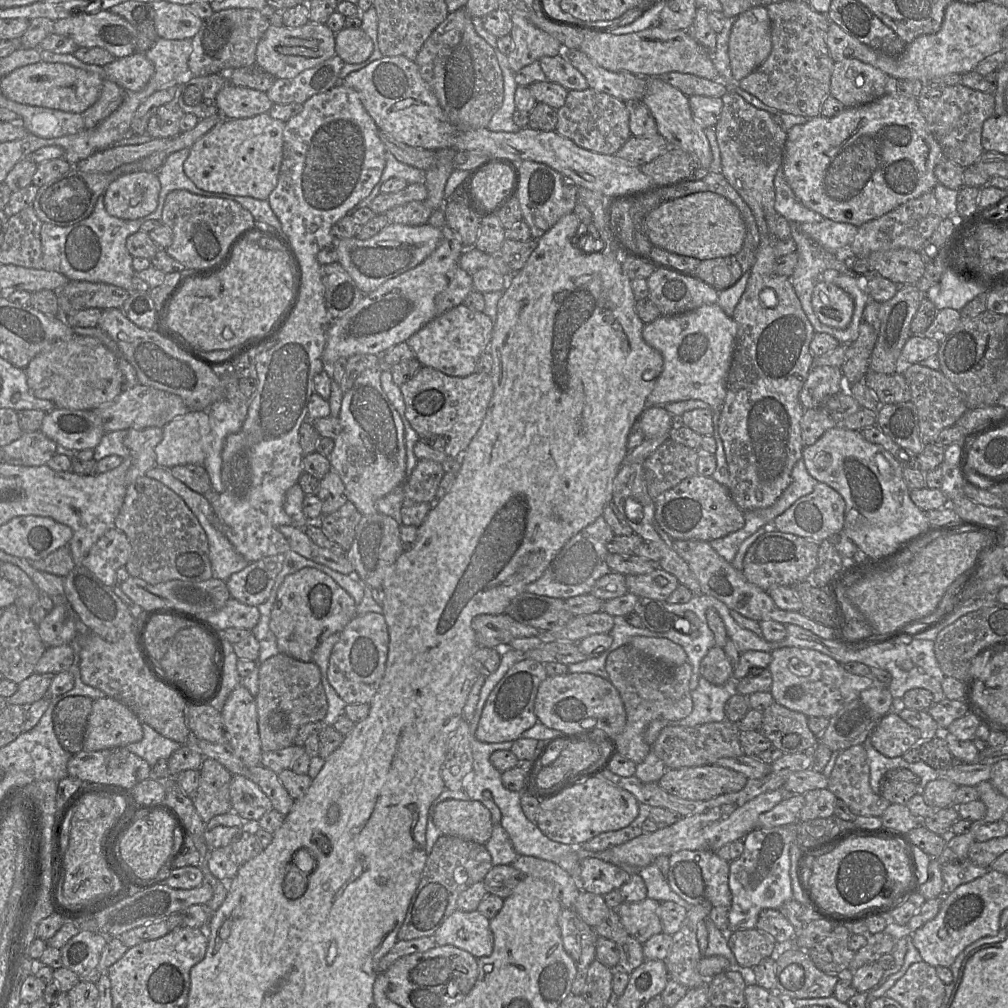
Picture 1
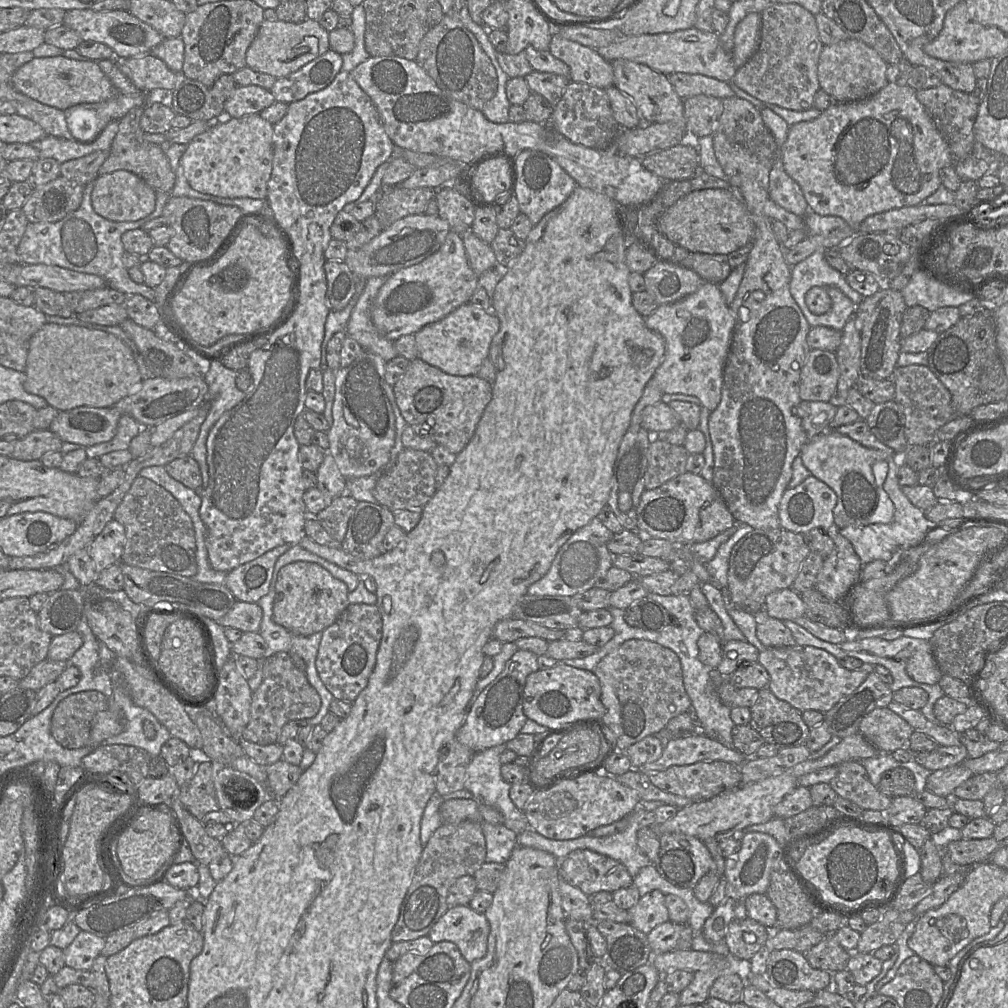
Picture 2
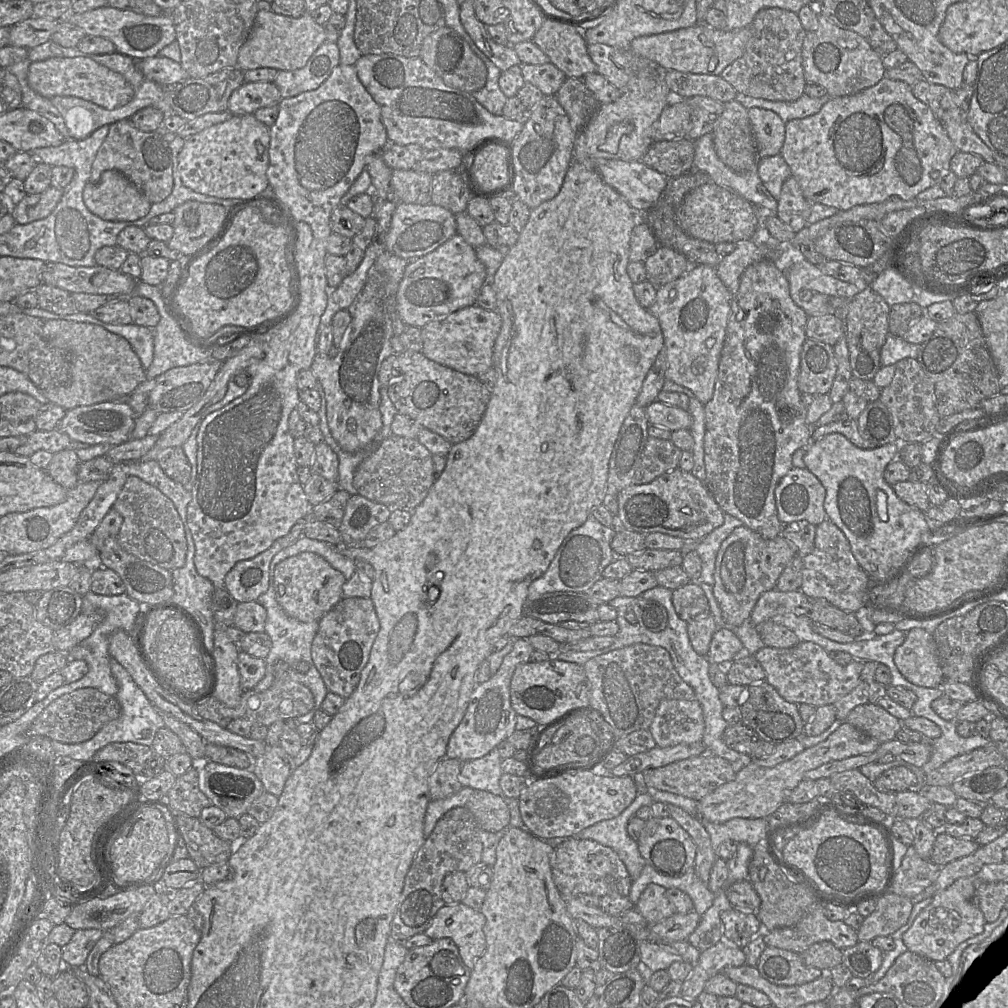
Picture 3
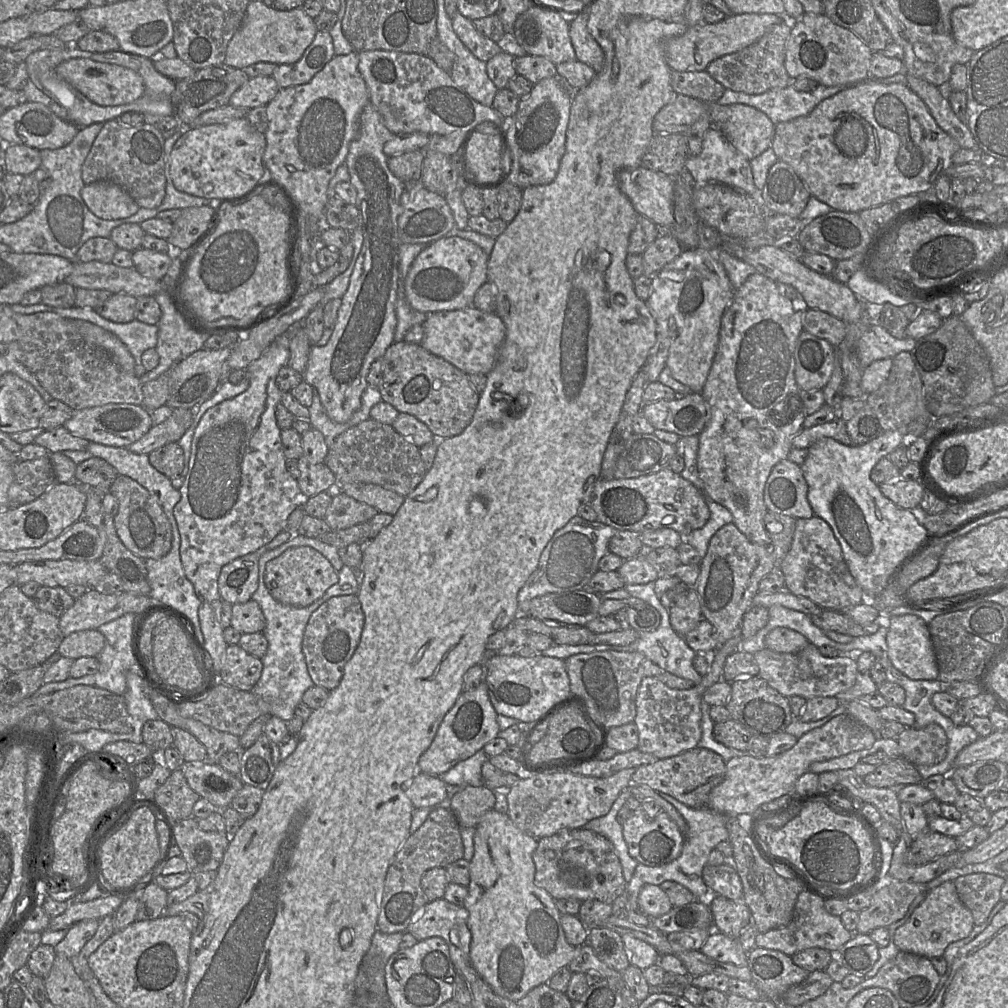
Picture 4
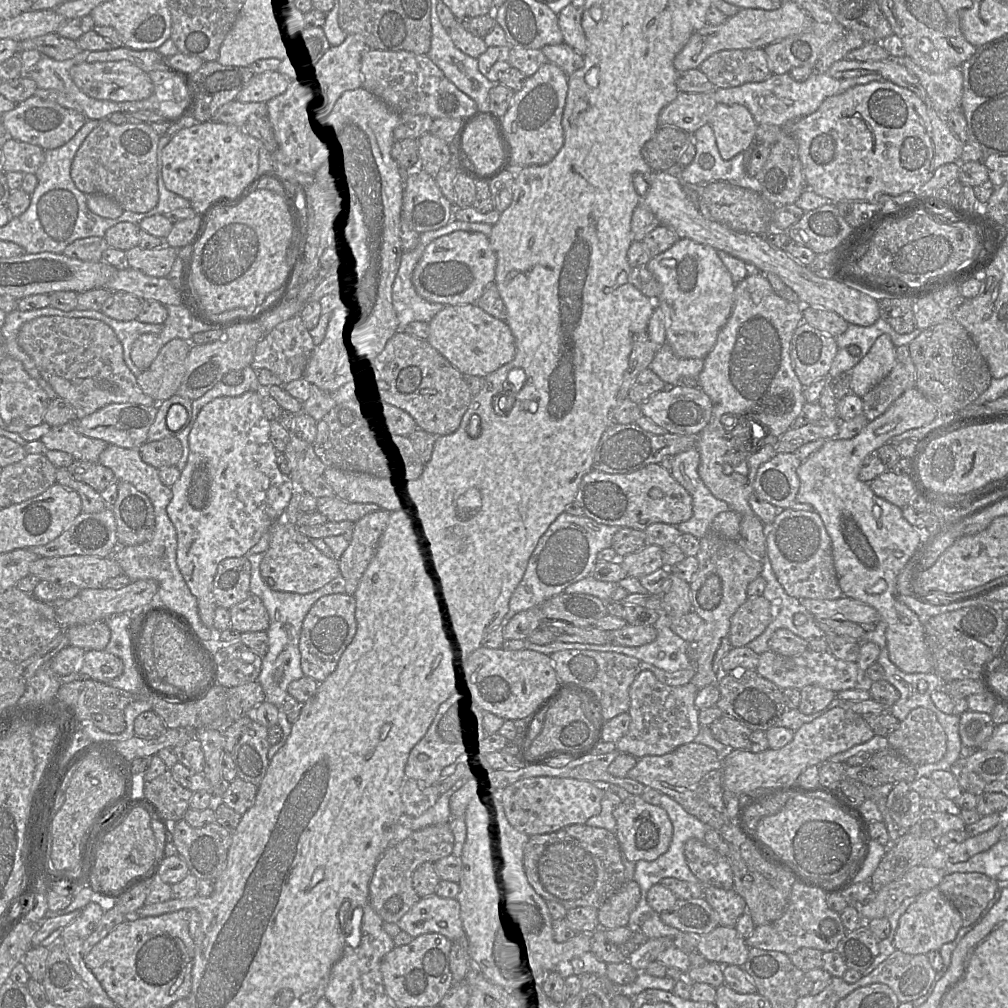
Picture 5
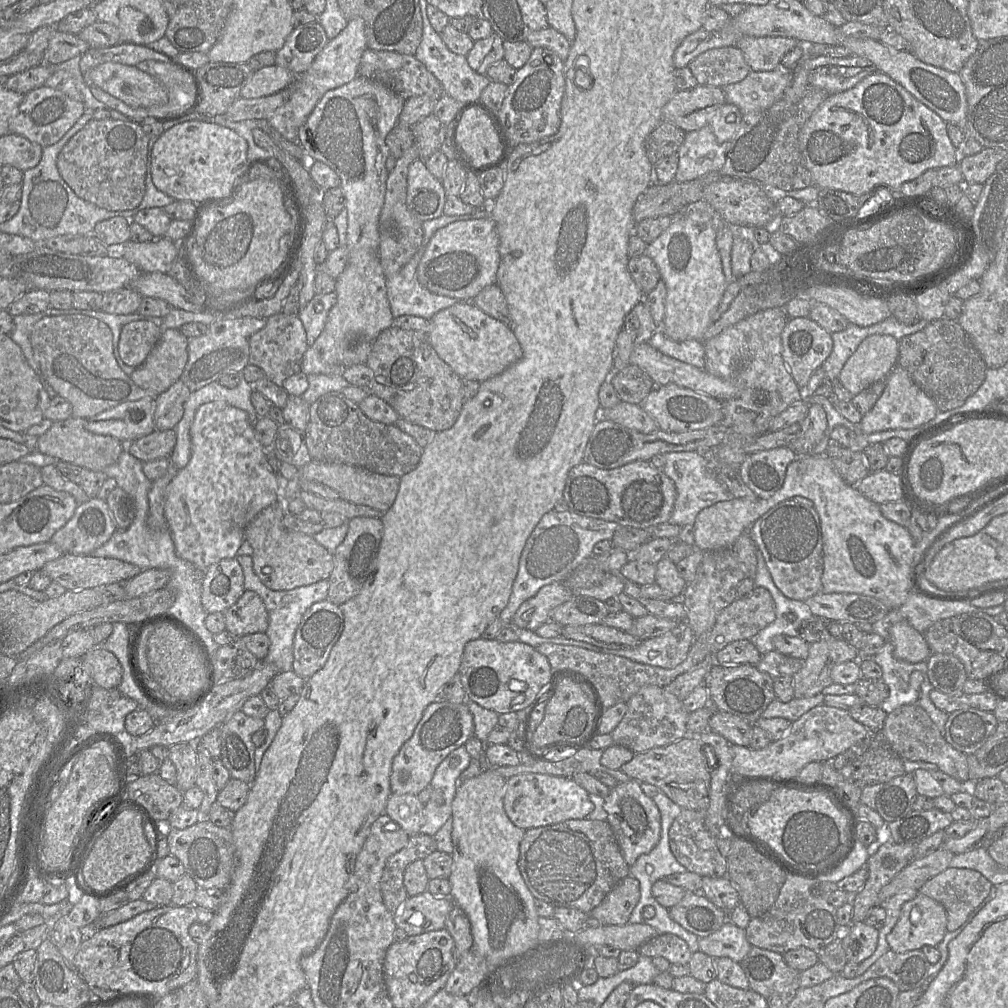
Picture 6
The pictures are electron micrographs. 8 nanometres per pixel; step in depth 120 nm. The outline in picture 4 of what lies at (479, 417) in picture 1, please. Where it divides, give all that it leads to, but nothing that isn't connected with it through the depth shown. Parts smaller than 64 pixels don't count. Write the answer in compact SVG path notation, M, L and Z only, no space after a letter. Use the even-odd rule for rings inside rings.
M405 340L392 343L383 357L383 378L377 387L382 401L391 404L399 413L407 413L423 422L433 433L434 441L459 435L471 423L479 393L469 382L468 375L422 347Z

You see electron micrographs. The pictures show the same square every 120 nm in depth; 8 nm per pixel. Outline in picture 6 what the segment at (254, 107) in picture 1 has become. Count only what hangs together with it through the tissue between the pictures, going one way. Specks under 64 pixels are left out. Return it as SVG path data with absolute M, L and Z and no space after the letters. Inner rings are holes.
M276 64L253 72L240 92L242 98L260 98L275 94L289 87L295 76L286 68Z

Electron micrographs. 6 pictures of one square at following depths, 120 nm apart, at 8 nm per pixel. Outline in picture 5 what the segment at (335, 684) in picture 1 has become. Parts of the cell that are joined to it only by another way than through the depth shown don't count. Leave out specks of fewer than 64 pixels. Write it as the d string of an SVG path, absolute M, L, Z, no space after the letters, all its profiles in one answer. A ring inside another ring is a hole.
M348 594L321 597L311 607L302 624L299 651L305 676L323 682L337 667L339 659L356 633L355 599Z

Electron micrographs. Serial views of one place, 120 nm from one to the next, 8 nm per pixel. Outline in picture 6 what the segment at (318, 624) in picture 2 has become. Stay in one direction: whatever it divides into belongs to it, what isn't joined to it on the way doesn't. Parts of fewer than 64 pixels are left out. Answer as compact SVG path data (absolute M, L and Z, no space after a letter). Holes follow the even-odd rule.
M277 501L263 509L246 527L245 541L253 548L253 569L271 590L292 590L328 579L333 569L333 556L312 536L293 532L283 524L285 504Z

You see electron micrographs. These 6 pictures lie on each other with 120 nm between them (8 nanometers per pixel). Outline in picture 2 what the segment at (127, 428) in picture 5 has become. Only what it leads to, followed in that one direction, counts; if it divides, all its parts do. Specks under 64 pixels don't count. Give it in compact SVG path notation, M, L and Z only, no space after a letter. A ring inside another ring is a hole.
M80 406L59 412L49 430L63 442L88 447L110 441L116 434L120 417L121 413L114 406Z

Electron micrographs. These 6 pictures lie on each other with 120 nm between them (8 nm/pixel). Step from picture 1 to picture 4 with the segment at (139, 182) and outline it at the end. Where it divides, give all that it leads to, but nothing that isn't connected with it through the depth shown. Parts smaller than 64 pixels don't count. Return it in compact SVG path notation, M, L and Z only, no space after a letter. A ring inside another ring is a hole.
M109 181L84 185L81 196L88 209L104 220L127 218L140 209L124 189Z

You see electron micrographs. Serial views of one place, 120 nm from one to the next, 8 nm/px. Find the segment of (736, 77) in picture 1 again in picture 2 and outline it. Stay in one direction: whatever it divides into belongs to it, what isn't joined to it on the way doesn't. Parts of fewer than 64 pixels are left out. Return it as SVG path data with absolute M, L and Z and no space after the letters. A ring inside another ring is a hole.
M757 12L749 13L736 26L733 63L736 69L742 67L758 50L761 39L762 15Z

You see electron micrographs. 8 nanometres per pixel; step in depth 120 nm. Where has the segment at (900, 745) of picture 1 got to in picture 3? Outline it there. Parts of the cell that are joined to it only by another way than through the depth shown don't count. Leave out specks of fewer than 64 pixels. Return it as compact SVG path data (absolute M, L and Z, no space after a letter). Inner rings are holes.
M876 703L856 706L848 714L846 722L879 743L894 740L902 727L899 719Z

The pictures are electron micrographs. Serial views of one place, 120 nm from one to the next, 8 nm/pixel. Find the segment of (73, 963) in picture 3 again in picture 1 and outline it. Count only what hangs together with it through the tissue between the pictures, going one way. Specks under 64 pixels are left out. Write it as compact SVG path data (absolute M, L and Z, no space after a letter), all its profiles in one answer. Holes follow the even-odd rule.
M81 930L61 949L63 967L76 973L81 980L97 983L97 965L108 938L99 932Z

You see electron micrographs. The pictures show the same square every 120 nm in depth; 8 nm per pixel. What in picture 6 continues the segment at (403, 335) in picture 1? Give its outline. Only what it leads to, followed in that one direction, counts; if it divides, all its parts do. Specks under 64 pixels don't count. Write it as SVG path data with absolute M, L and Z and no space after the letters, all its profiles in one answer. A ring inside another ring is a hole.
M483 218L460 220L438 229L430 239L418 268L417 278L429 291L472 302L487 286L497 283L500 266L499 236L495 221Z

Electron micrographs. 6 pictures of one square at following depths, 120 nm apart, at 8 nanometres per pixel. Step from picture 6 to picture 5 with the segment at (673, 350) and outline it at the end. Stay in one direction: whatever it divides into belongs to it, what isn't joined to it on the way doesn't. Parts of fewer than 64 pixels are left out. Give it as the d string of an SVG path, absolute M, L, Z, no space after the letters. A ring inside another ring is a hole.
M665 343L660 346L649 365L649 369L658 375L664 383L677 386L696 386L694 382L697 380L704 366L704 359L700 358L679 358L676 356L669 344Z

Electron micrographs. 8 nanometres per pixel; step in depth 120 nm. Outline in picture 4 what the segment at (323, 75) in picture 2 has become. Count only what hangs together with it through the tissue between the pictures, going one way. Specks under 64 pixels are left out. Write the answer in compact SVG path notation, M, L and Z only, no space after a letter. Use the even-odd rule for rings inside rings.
M317 31L313 42L293 64L281 64L271 75L280 89L306 84L335 56L329 32Z

